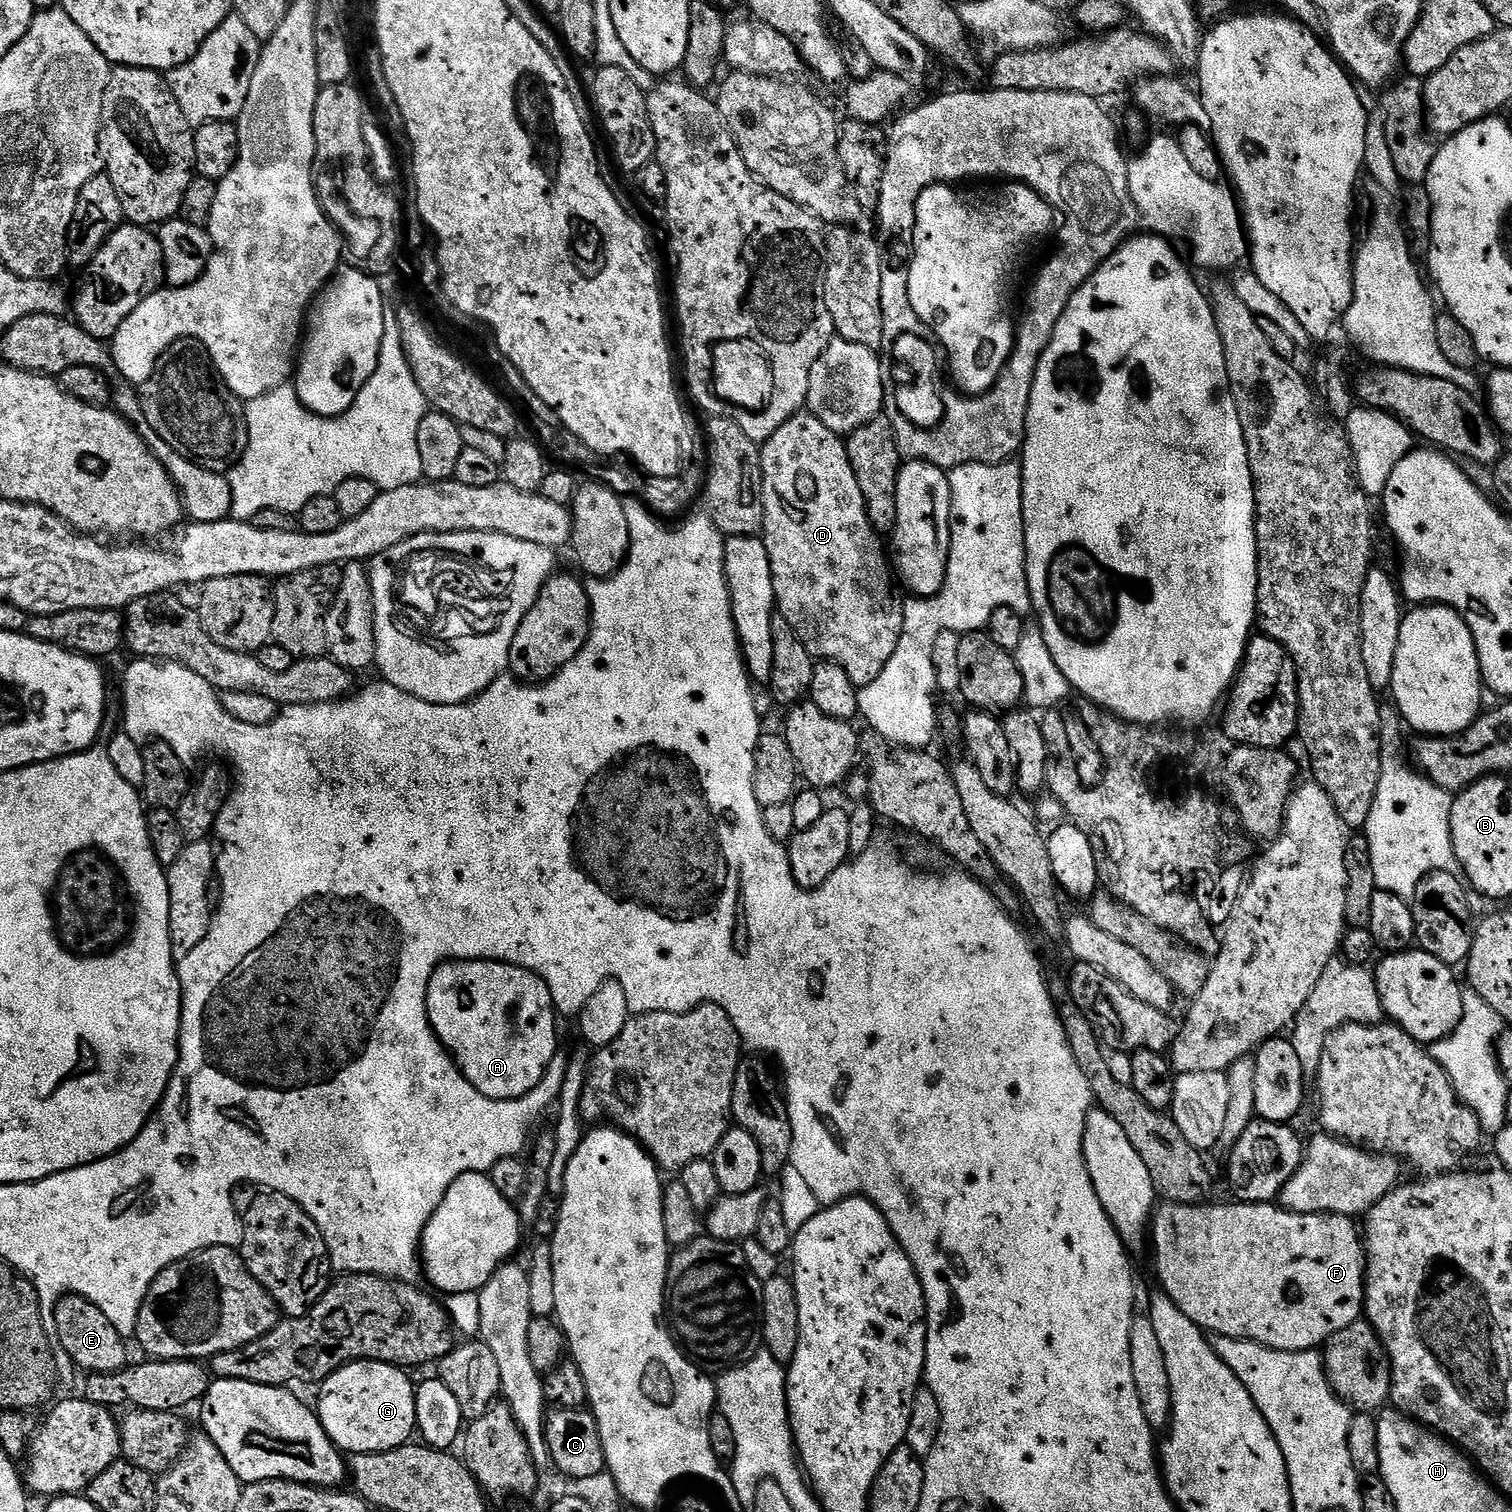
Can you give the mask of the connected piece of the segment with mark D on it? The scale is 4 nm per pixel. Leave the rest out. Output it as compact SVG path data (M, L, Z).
M801 410L791 416L773 434L769 440L763 441L762 474L764 475L764 531L762 539L768 557L772 563L772 585L776 591L776 607L779 615L790 622L790 626L802 638L806 650L810 650L813 658L820 662L831 662L842 666L846 674L850 674L850 682L854 682L857 689L870 686L882 670L886 670L886 662L894 658L894 650L898 650L898 642L902 638L902 626L904 625L904 600L896 593L897 581L894 579L893 569L890 567L890 556L884 553L884 544L881 533L874 530L870 518L866 514L866 502L862 498L862 490L858 486L858 478L854 478L854 466L850 466L847 443L842 439L841 433L830 430L830 426L822 426L818 418L807 410Z

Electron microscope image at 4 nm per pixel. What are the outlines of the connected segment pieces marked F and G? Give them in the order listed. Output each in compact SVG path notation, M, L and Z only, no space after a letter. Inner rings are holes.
M1161 1203L1155 1209L1150 1221L1150 1252L1152 1248L1152 1264L1156 1267L1156 1280L1161 1284L1163 1295L1168 1296L1190 1322L1194 1322L1205 1333L1212 1336L1225 1336L1239 1340L1253 1340L1267 1348L1283 1352L1310 1352L1328 1343L1338 1330L1346 1330L1356 1320L1364 1316L1364 1285L1368 1270L1366 1244L1362 1239L1361 1229L1357 1221L1350 1216L1331 1216L1322 1214L1298 1214L1287 1212L1275 1203L1266 1204L1170 1204Z
M354 1360L319 1385L320 1424L344 1454L403 1448L417 1431L414 1381L405 1369L377 1360Z

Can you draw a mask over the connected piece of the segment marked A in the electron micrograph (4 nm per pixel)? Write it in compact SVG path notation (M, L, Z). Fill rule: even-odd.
M449 960L441 964L430 978L428 1020L465 1078L479 1092L495 1100L517 1100L530 1094L530 1090L542 1082L542 1076L558 1049L558 1013L552 1005L546 982L530 970L500 964L496 960Z

